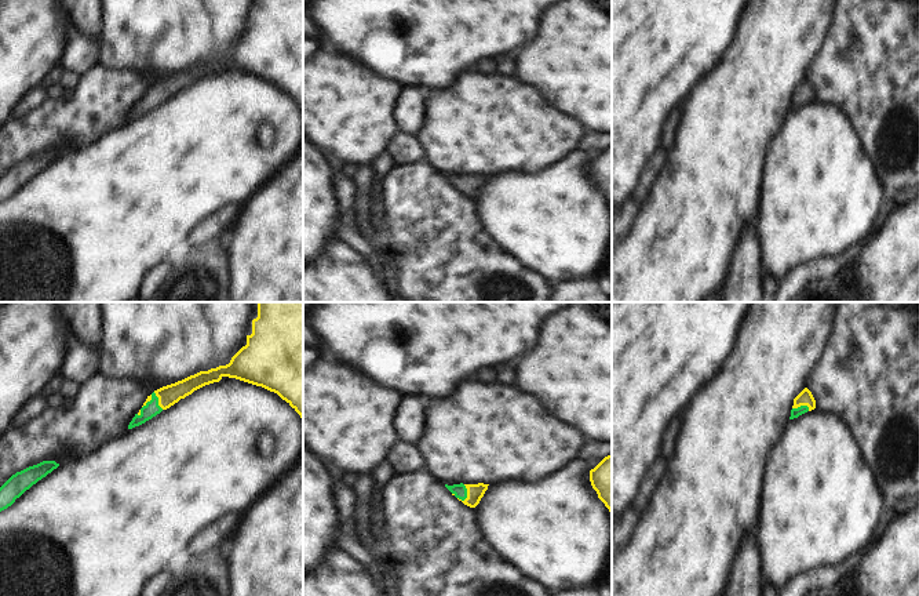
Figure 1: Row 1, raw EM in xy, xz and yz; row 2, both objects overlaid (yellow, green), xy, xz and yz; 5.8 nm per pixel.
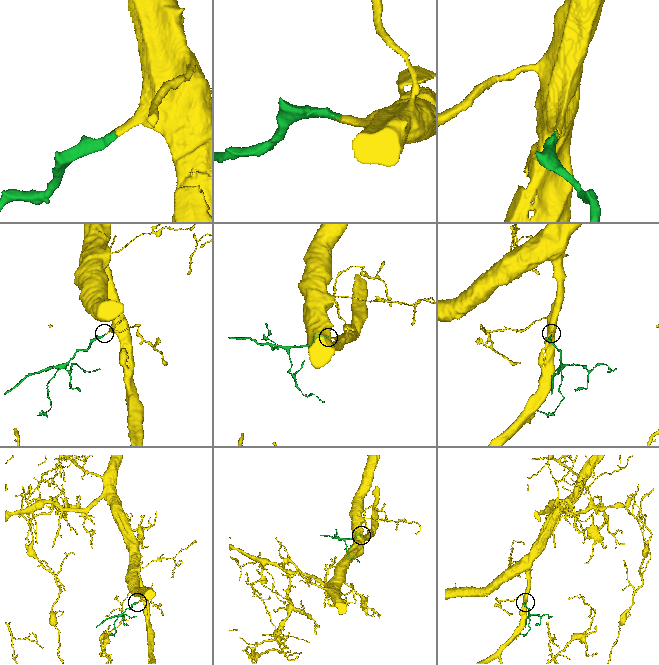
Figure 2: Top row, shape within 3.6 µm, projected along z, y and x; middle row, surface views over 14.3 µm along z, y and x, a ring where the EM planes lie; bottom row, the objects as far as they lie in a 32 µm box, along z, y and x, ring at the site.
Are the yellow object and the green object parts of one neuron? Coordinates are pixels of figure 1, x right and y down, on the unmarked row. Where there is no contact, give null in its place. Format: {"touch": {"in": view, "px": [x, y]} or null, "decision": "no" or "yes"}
{"touch": {"in": "xz", "px": [467, 184]}, "decision": "yes"}

